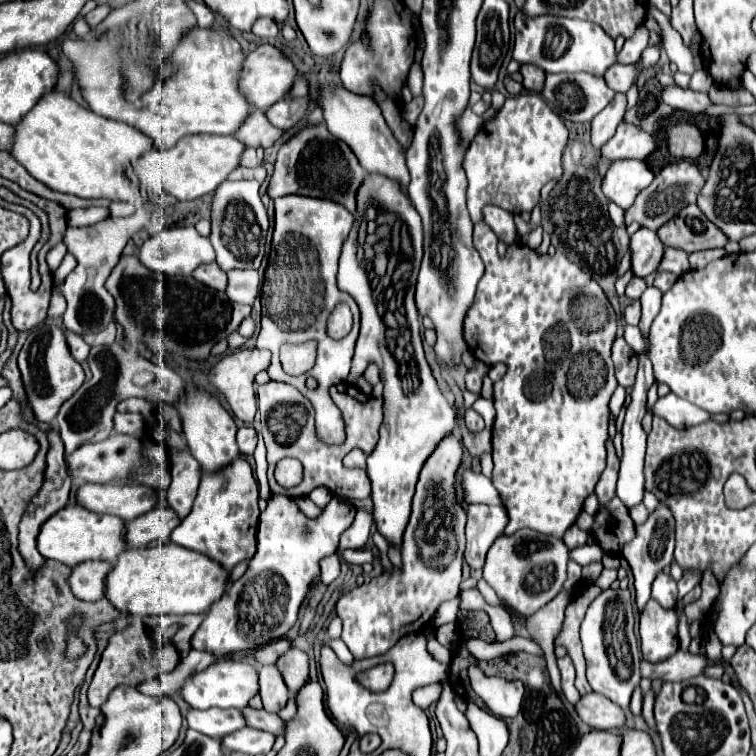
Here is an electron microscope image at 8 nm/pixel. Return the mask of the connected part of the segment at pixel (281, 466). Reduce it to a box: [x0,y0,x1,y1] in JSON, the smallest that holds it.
[274,458,303,488]

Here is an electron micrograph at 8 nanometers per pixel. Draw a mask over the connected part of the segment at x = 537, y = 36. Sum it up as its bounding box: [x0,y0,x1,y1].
[513,12,649,76]

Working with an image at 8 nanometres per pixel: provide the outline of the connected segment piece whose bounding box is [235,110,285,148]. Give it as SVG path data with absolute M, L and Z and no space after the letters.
M255 110L253 116L249 116L249 120L237 130L237 140L241 140L247 146L263 146L269 148L273 146L281 136L285 134L285 130L281 132L281 128L273 126L265 114L265 110Z

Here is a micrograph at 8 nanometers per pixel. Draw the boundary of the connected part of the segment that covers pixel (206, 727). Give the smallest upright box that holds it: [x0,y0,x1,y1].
[187,708,247,740]

